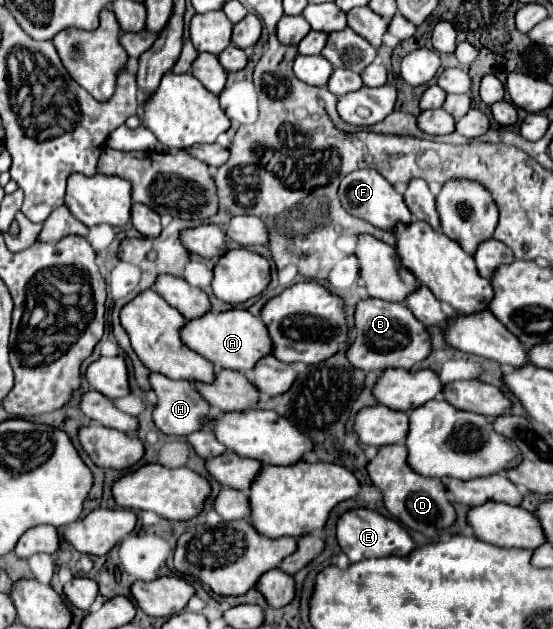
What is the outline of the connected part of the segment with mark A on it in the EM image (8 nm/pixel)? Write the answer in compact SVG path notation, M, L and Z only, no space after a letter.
M228 310L222 314L210 312L198 320L188 322L188 326L180 332L180 338L188 348L200 352L206 360L216 362L220 368L230 368L246 374L254 370L260 358L272 354L274 348L266 324L248 310Z

